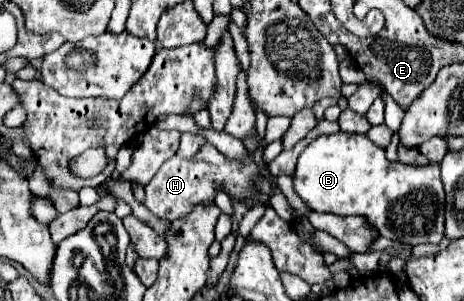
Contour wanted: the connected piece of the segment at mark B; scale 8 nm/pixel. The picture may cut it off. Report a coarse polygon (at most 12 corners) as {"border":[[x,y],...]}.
{"border":[[363,134],[315,138],[295,192],[401,244],[443,238],[439,166]]}

